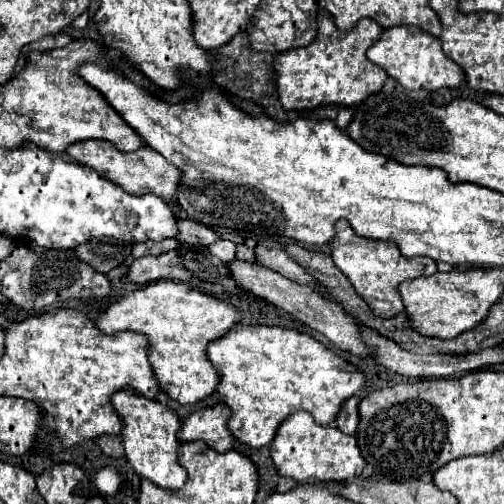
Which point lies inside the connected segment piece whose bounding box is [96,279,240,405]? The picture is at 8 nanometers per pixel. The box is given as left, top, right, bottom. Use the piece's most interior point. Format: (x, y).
(180, 322)

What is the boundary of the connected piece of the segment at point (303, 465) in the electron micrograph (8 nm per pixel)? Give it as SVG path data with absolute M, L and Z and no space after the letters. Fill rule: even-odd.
M298 411L290 415L280 427L270 445L272 461L282 477L294 477L298 483L328 483L360 477L366 461L358 451L358 439L354 435L342 435L338 427L318 425L310 413Z

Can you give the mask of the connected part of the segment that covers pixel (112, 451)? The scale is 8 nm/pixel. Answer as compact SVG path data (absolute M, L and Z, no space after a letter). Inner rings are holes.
M102 435L98 439L98 445L110 457L124 457L124 445L120 435Z

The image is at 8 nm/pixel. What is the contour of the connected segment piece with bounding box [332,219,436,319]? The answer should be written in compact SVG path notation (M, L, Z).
M340 219L336 223L336 235L332 239L332 259L336 267L352 281L358 295L368 303L368 307L374 311L374 315L390 319L404 311L404 303L398 295L398 285L406 279L414 279L420 275L432 275L436 273L436 261L426 257L404 257L398 251L398 245L392 241L376 241L356 235L356 231L346 223L346 219Z

